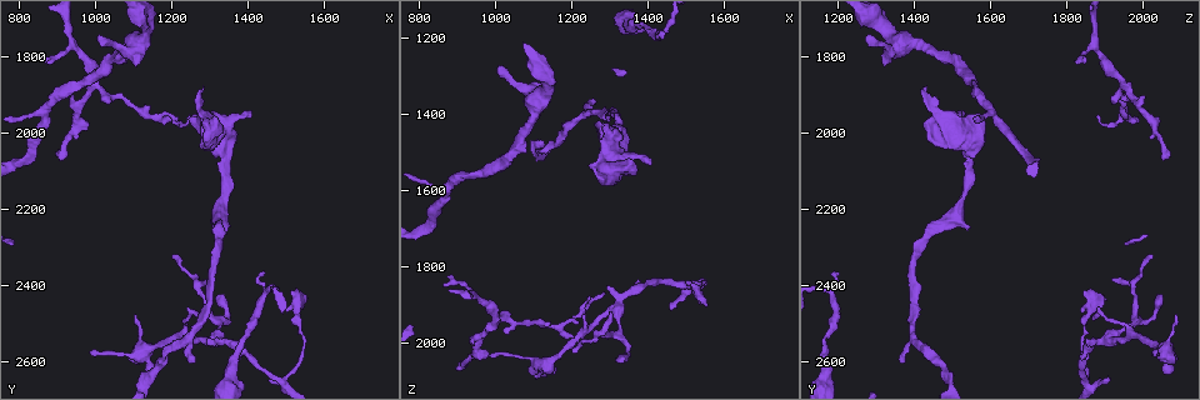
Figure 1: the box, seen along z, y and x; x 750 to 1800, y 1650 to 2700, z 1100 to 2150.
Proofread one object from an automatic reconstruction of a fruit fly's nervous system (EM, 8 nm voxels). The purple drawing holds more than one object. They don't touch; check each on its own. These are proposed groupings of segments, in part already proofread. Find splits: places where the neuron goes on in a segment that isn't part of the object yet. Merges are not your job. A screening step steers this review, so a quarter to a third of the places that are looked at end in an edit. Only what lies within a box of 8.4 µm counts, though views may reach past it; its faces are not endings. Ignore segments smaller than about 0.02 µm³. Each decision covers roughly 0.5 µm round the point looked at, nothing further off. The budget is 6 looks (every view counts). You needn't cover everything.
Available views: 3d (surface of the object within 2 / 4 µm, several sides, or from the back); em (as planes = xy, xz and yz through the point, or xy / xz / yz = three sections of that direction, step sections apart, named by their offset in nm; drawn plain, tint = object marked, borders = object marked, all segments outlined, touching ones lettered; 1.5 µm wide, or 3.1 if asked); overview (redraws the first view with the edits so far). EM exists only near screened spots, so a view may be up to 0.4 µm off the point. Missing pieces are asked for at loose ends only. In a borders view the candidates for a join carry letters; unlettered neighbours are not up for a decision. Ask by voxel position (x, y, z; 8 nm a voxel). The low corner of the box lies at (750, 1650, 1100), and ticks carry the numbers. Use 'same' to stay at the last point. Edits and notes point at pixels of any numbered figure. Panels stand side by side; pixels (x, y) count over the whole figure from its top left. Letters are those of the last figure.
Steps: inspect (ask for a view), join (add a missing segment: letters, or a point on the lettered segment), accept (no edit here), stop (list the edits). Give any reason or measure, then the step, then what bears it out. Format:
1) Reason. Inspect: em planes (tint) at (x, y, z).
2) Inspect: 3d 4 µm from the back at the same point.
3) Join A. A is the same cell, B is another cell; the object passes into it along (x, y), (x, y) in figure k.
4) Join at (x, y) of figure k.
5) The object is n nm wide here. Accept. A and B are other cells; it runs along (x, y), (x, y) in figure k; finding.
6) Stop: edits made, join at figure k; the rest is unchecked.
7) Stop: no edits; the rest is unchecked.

Branch stops here. Inspect: em planes (borders) at (1260, 2600, 1360).

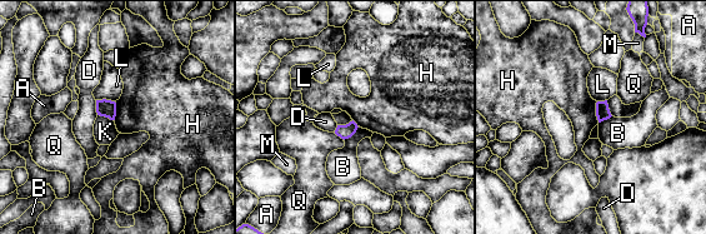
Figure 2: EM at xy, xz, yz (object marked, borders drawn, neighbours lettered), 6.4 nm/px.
Accept. A, B, D, H, K, L, M and Q are other cells; a border runs along (596, 101), (596, 119), (599, 122) in figure 2; none of them fits.

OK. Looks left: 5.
Thin end. Inspect: 3d 4 µm at (1435, 2375, 1175).

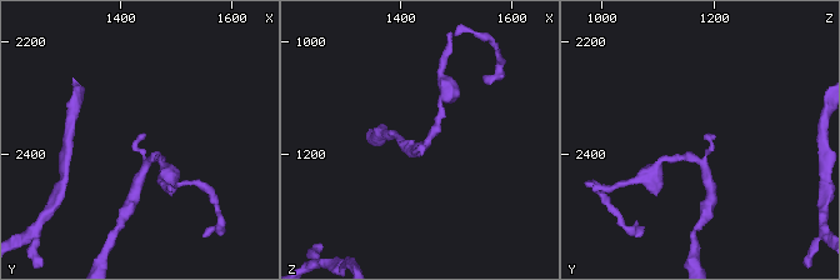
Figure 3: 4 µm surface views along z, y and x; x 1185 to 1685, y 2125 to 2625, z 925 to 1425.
Need the tissue. Inspect: em xz step 8 (borders) at (1440, 2365, 1175).

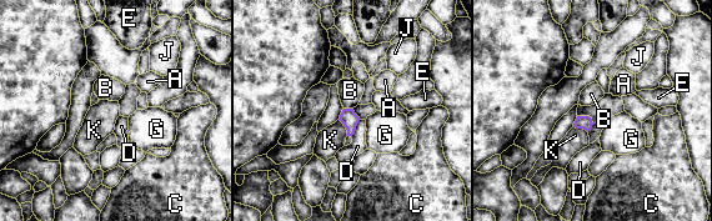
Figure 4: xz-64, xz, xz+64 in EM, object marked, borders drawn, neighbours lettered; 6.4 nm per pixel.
Inspect: em planes (borders) at the same point.

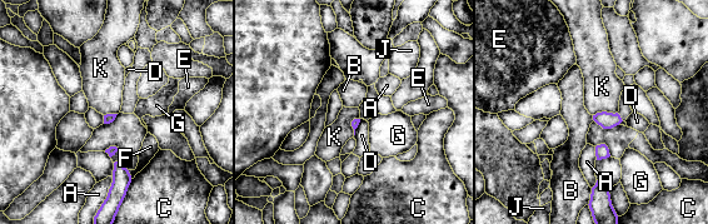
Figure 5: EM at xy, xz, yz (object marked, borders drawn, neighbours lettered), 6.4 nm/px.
Accept. A, B, C, D, E, F, G, J and K are other cells; none of them fits.

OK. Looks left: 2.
Thin end. Inspect: em planes (borders) at (1285, 2490, 1870).

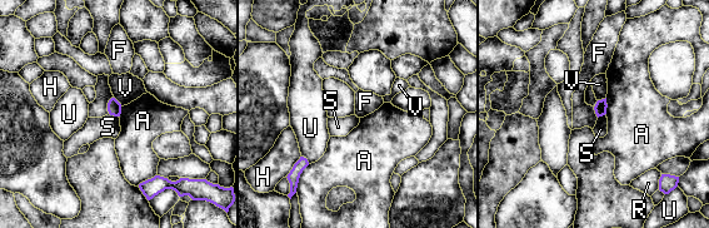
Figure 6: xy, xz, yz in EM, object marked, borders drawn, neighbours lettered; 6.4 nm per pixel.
The longest contact is with A, 150 nm. Accept. A, F, H, R, S, U and V are other cells; a border runs along (593, 107), (598, 117) in figure 6; none of them fits.

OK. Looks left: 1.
Stop: no edits; the rest is unchecked.

